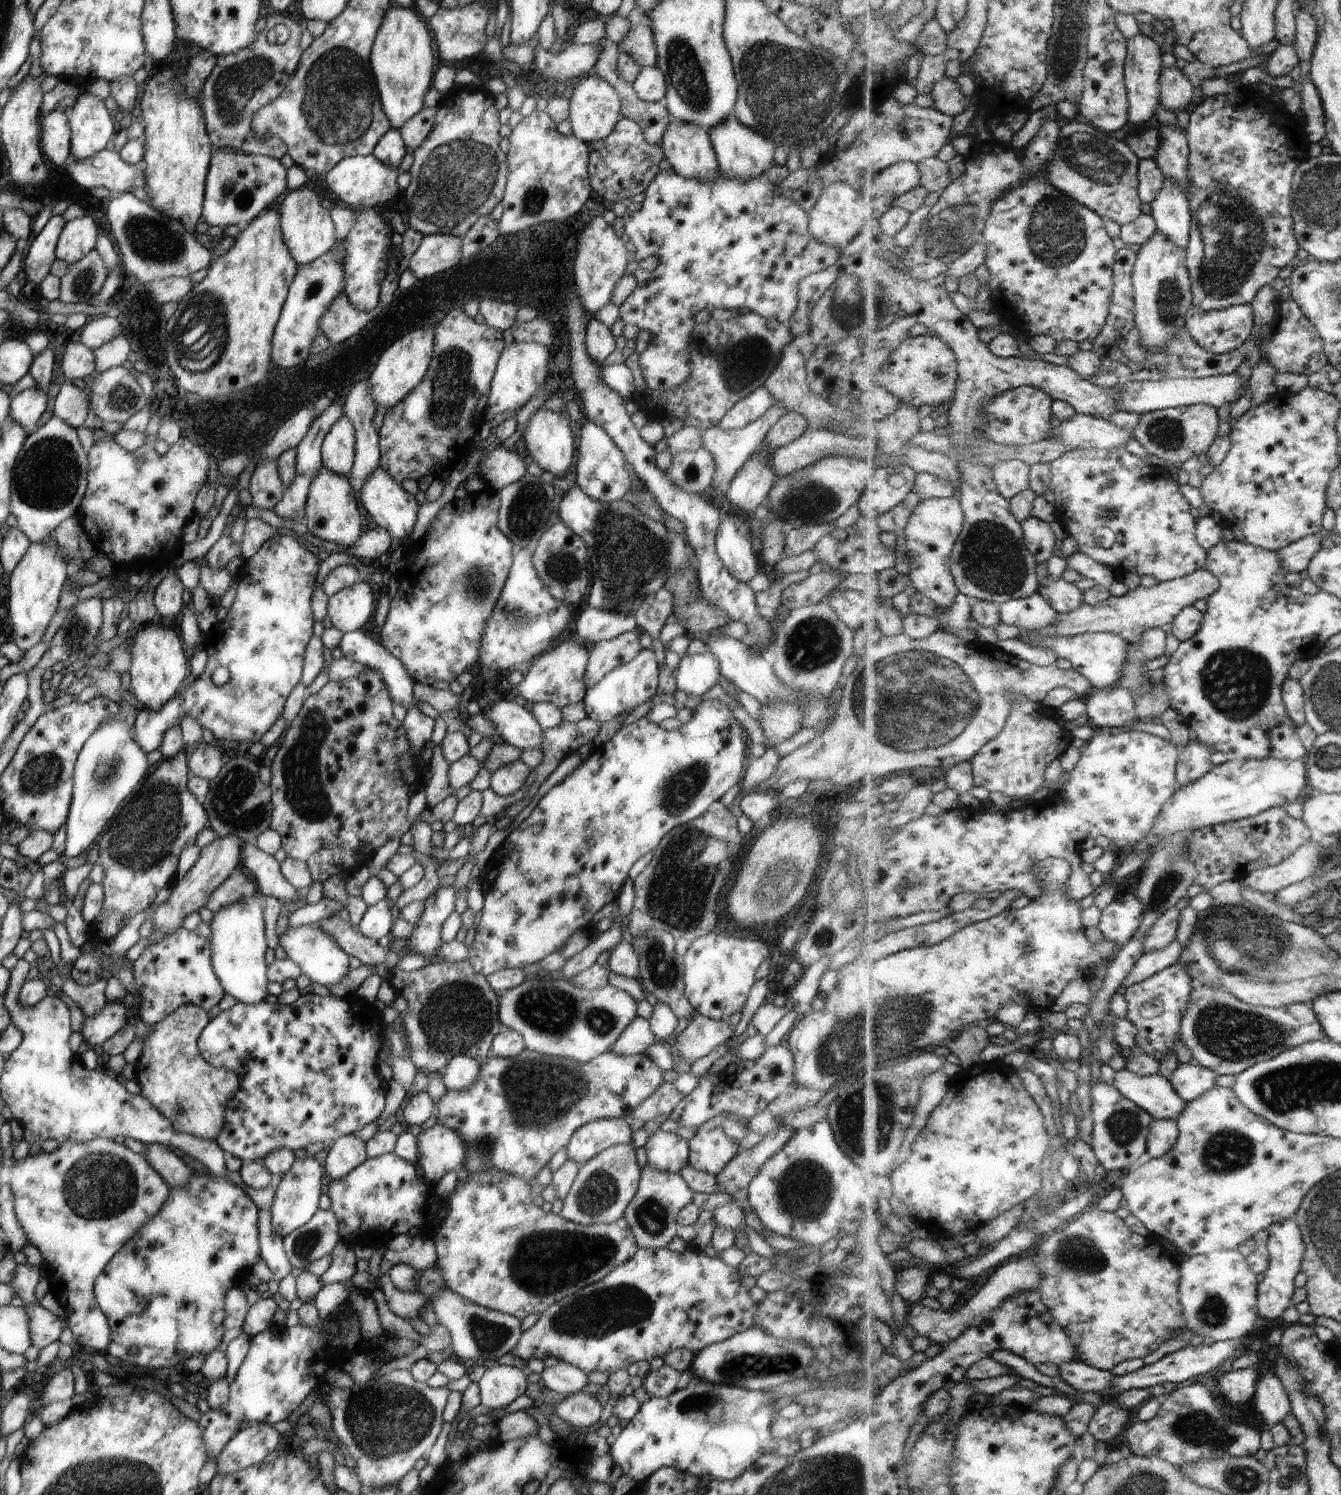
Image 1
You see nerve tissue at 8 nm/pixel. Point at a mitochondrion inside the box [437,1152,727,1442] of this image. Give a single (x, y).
(544, 1262)

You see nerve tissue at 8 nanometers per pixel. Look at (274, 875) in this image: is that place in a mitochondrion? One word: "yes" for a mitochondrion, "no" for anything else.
no

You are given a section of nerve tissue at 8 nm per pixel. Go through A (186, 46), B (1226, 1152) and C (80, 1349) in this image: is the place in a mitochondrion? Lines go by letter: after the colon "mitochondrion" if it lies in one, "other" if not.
A: other
B: mitochondrion
C: other

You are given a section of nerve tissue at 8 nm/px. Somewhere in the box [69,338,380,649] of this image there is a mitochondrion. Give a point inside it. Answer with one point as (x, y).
(122, 398)

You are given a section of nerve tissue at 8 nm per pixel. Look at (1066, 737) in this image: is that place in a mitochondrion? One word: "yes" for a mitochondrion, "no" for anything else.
no

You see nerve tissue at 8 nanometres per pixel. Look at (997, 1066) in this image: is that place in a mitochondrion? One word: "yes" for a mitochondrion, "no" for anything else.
no

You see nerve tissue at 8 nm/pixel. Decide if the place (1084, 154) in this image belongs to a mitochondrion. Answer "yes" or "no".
yes

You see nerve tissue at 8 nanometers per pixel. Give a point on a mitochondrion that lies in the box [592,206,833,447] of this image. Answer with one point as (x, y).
(768, 350)

